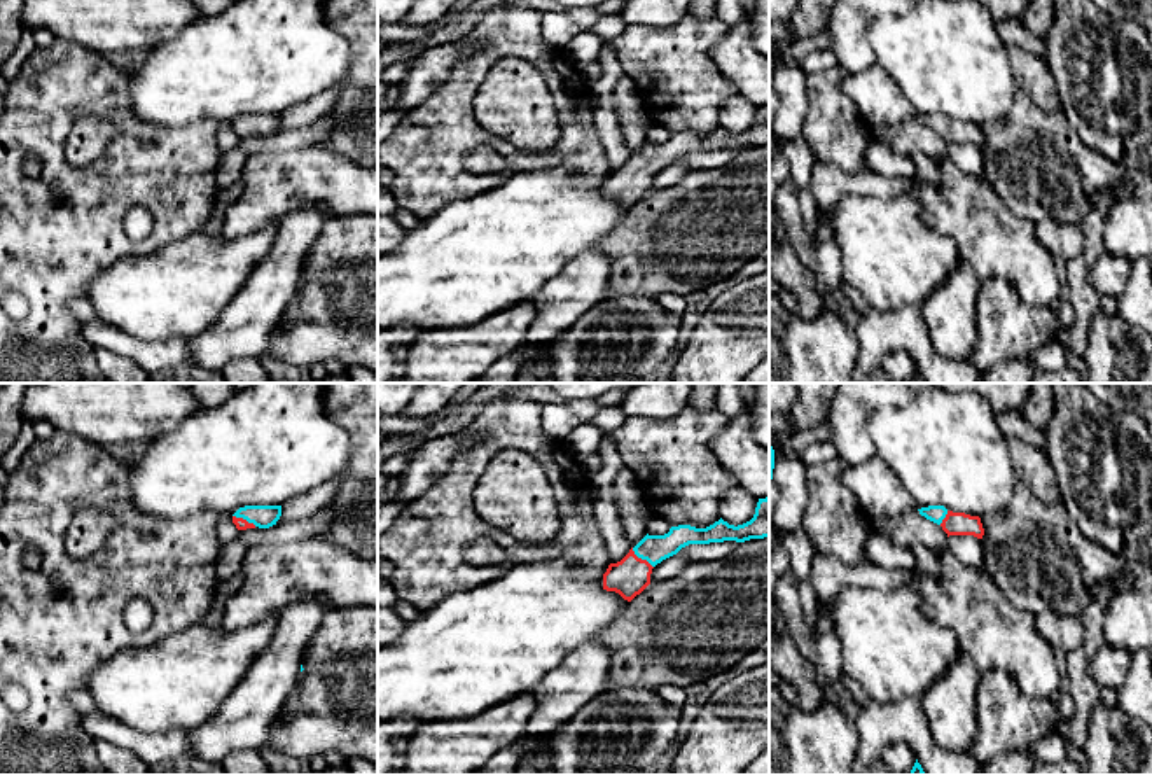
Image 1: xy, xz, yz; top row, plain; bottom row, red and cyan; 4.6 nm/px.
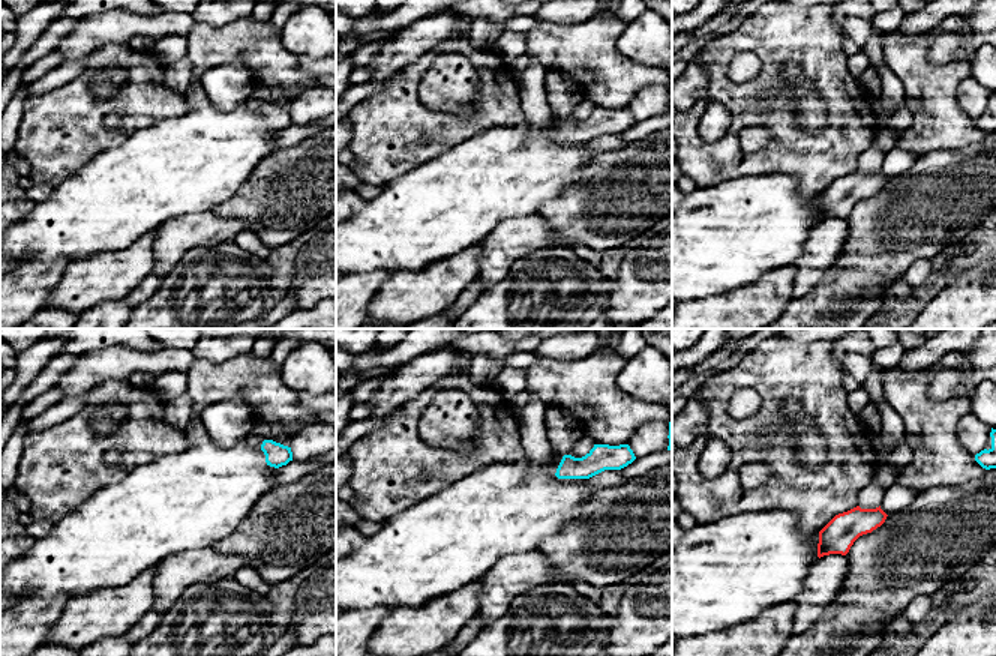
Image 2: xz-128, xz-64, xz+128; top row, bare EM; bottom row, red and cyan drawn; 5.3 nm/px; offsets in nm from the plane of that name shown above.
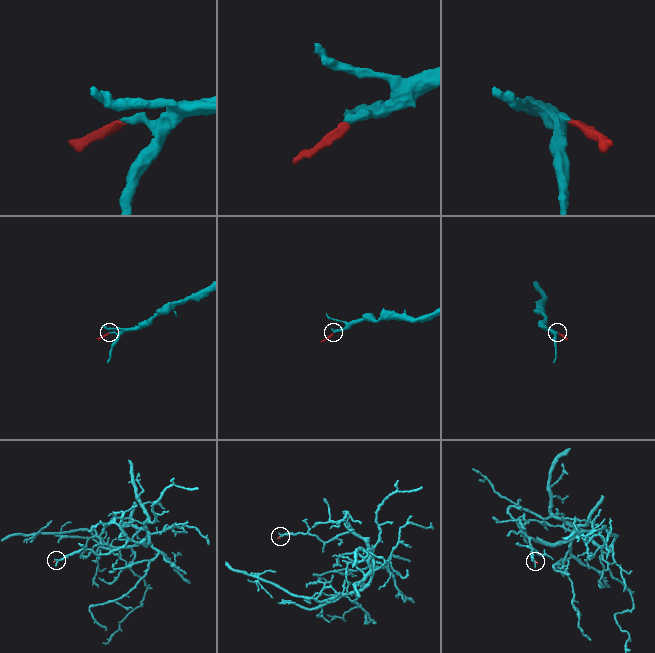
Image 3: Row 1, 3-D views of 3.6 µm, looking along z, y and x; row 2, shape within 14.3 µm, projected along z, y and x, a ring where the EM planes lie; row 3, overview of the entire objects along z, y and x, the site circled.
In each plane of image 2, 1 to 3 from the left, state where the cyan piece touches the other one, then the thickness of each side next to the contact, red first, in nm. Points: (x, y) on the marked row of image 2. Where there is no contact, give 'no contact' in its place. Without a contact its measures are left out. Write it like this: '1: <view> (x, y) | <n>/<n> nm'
1: no contact
2: no contact
3: no contact

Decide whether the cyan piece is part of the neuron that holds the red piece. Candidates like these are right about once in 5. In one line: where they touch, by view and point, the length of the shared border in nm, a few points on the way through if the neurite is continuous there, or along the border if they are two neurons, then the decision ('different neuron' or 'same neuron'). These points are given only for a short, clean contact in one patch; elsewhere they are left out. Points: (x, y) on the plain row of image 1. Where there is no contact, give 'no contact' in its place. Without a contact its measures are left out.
xz (640, 167) | 140 nm | across xz (630, 184), (640, 167), (652, 156) | same neuron

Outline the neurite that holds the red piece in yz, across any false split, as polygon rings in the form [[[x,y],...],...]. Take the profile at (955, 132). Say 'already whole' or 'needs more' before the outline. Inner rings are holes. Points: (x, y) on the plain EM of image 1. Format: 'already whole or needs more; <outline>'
needs more; [[[928,114],[918,117],[921,124],[942,135],[949,143],[974,143],[982,147],[984,136],[979,124],[970,124],[965,121],[947,119],[944,114]]]

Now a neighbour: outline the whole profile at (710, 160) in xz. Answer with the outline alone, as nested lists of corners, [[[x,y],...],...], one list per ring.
[[[724,149],[724,150],[710,150],[710,152],[689,152],[682,156],[677,163],[694,168],[694,170],[711,170],[722,168],[731,163],[739,150]]]

